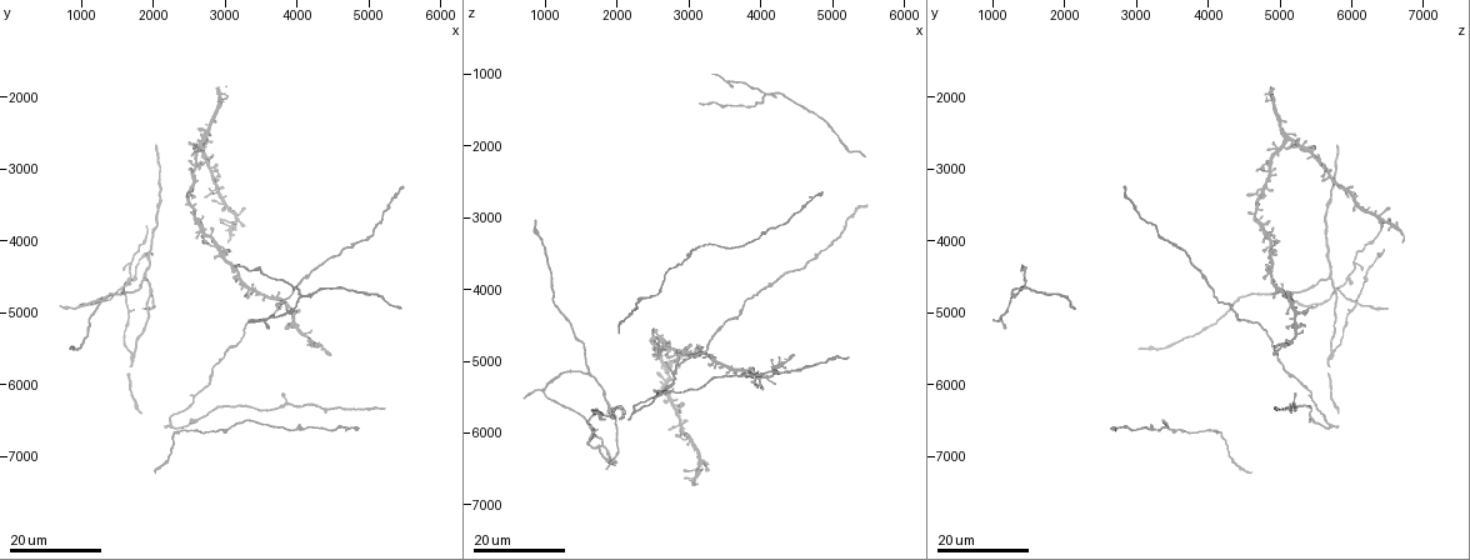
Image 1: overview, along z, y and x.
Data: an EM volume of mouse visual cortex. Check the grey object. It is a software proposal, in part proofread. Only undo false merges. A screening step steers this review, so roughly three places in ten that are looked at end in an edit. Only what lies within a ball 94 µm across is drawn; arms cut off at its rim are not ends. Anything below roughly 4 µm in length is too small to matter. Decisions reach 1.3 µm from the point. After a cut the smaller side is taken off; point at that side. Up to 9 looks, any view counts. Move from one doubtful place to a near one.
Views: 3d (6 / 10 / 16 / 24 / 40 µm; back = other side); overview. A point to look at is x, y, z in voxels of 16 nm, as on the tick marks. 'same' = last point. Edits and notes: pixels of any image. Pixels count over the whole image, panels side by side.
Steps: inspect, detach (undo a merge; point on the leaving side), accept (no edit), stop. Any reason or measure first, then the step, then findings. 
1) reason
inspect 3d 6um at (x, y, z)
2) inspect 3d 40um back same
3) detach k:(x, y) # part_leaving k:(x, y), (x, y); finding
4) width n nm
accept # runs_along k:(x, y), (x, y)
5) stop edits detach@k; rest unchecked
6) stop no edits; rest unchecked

three-way junction
inspect 3d 16um at (2600, 6500, 5450)

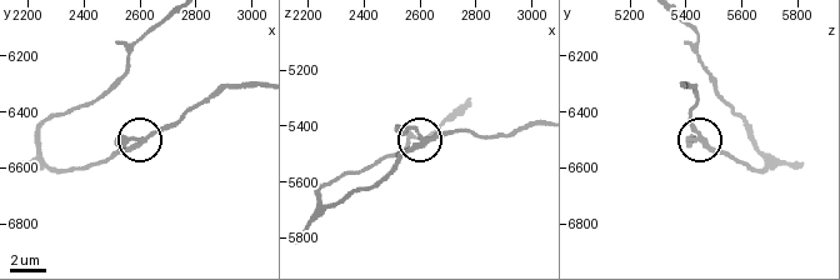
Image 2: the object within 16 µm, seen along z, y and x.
inspect 3d 6um at (2610, 6500, 5430)

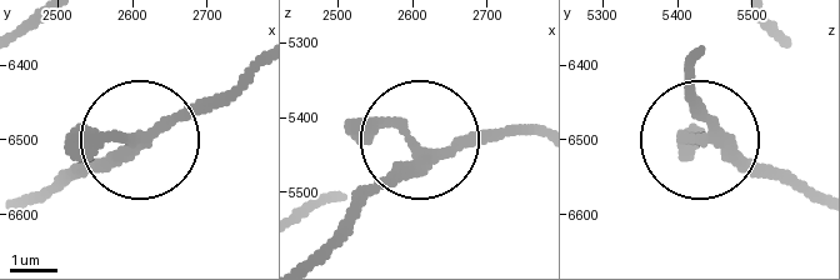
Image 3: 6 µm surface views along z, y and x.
side_arm 48 um
accept # runs_along 3:(809, 194), (713, 141), (689, 59); continuous, no second neuron

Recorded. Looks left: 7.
three-way junction
inspect 3d 24um at (1950, 4700, 5800)

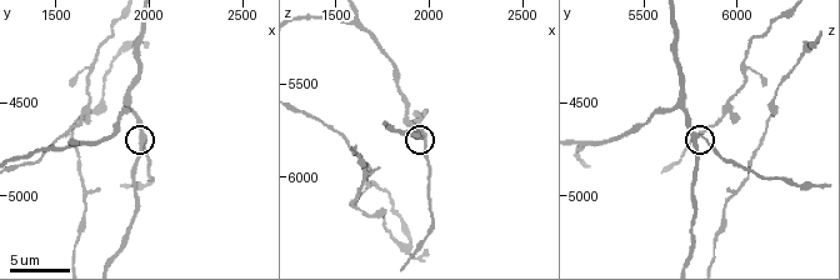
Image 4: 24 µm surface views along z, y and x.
inspect 3d 6um at (1980, 4680, 5800)

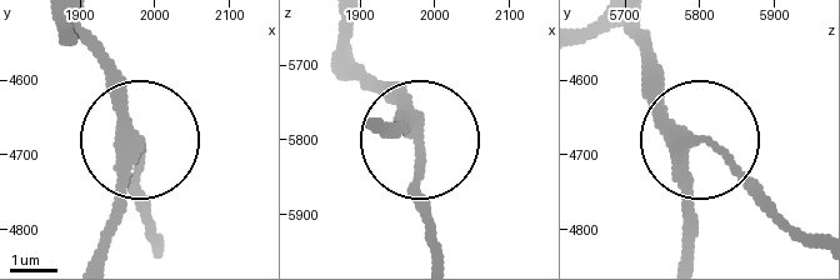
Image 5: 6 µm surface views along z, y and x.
width 280 nm
accept # one neuron here

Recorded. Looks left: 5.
a fork
inspect 3d 16um at (1000, 4950, 5400)

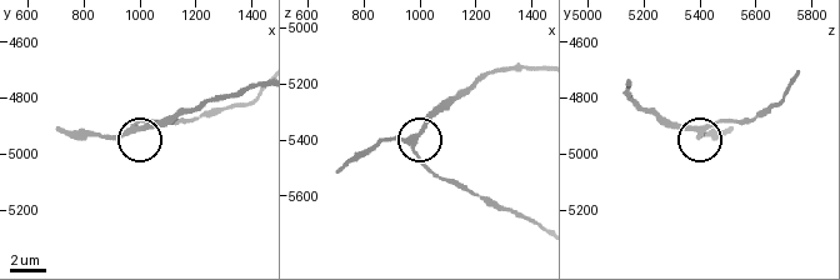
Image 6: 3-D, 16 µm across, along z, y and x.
closer look
inspect 3d 10um at (960, 4930, 5410)

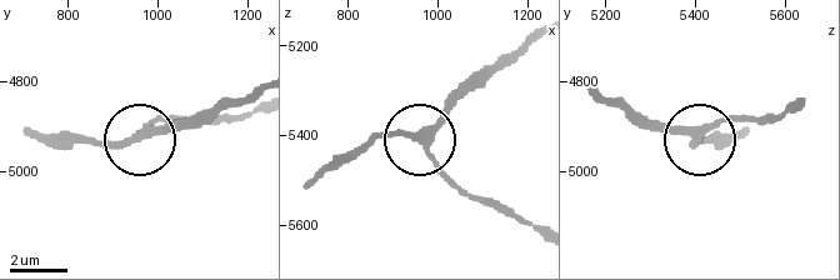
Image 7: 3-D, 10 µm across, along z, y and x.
width 260 nm
accept # runs_along 7:(533, 35), (418, 140), (375, 135), (349, 149); one neuron here

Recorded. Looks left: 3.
side arm on a straight run
inspect 3d 10um at (1600, 4720, 5160)

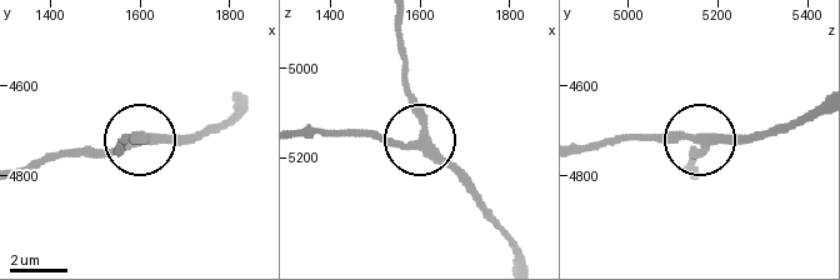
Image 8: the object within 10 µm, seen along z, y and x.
inspect 3d 10um back at (1605, 4710, 5150)

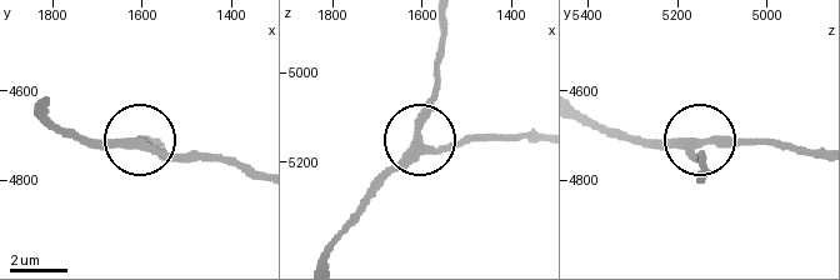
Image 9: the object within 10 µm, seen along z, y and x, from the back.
width 300 nm
accept # runs_along 9:(325, 259), (414, 136), (438, 79), (438, 60); one neuron here

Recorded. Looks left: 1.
stop no edits; rest unchecked

